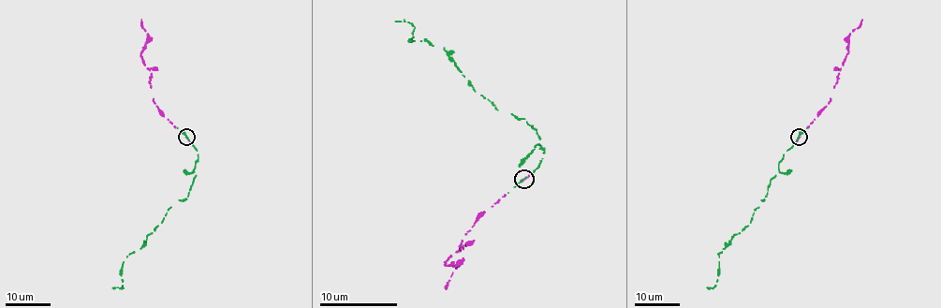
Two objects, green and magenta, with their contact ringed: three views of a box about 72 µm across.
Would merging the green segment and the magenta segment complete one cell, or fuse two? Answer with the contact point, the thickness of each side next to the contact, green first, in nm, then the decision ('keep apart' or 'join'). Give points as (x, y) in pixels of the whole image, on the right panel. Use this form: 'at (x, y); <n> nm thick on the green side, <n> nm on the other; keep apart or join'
at (799, 137); 180 nm thick on the green side, 130 nm on the other; join

